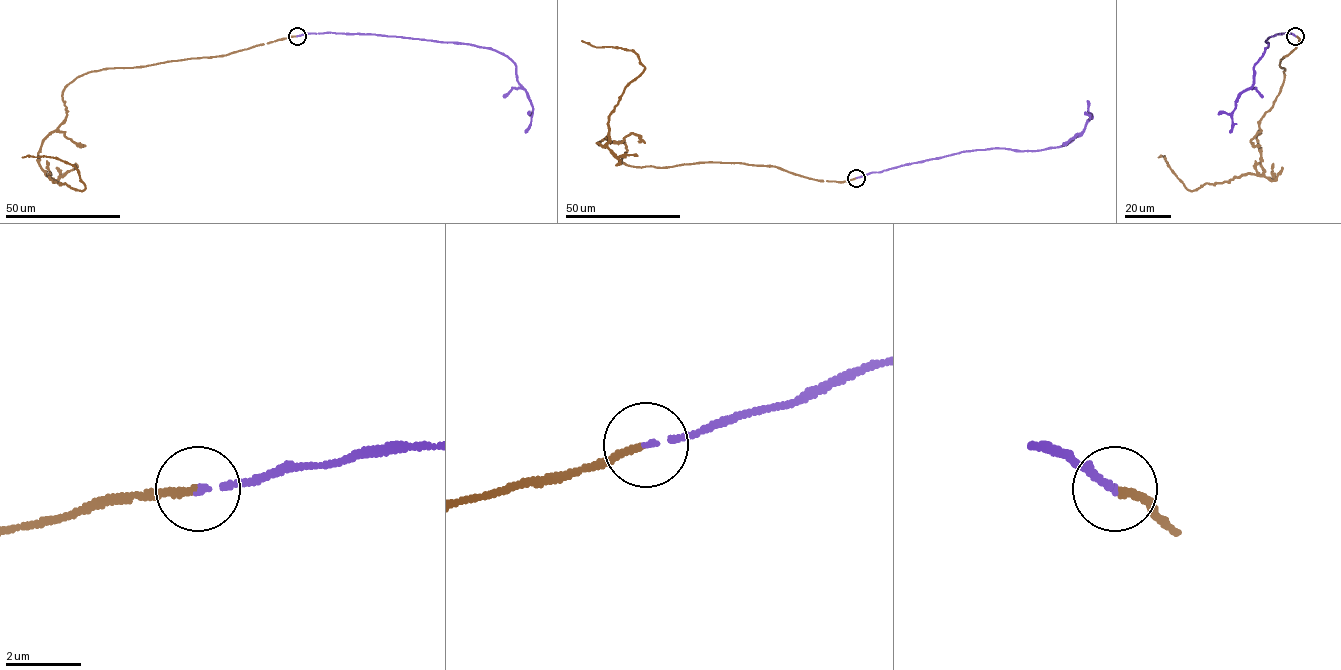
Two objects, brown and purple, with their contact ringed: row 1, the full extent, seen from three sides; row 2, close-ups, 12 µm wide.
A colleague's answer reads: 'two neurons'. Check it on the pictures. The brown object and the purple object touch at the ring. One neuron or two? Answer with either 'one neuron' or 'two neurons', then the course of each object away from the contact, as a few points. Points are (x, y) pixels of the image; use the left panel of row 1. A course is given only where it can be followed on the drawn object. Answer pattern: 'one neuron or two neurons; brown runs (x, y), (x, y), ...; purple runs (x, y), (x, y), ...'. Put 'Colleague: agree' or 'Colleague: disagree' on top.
Colleague: disagree
one neuron; brown runs (297, 36), (76, 77), (38, 163), (53, 181), (82, 191), (72, 165), (22, 157); purple runs (297, 36), (377, 34), (468, 43), (502, 53), (516, 65), (516, 79), (532, 107), (531, 125), (525, 132)

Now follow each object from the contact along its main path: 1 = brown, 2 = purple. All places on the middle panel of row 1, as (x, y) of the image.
1: (856, 177), (629, 166), (623, 142), (597, 143), (645, 68), (631, 50), (582, 40)
2: (856, 177), (965, 151), (999, 148), (1028, 151), (1066, 145), (1082, 133), (1092, 118), (1084, 112)

